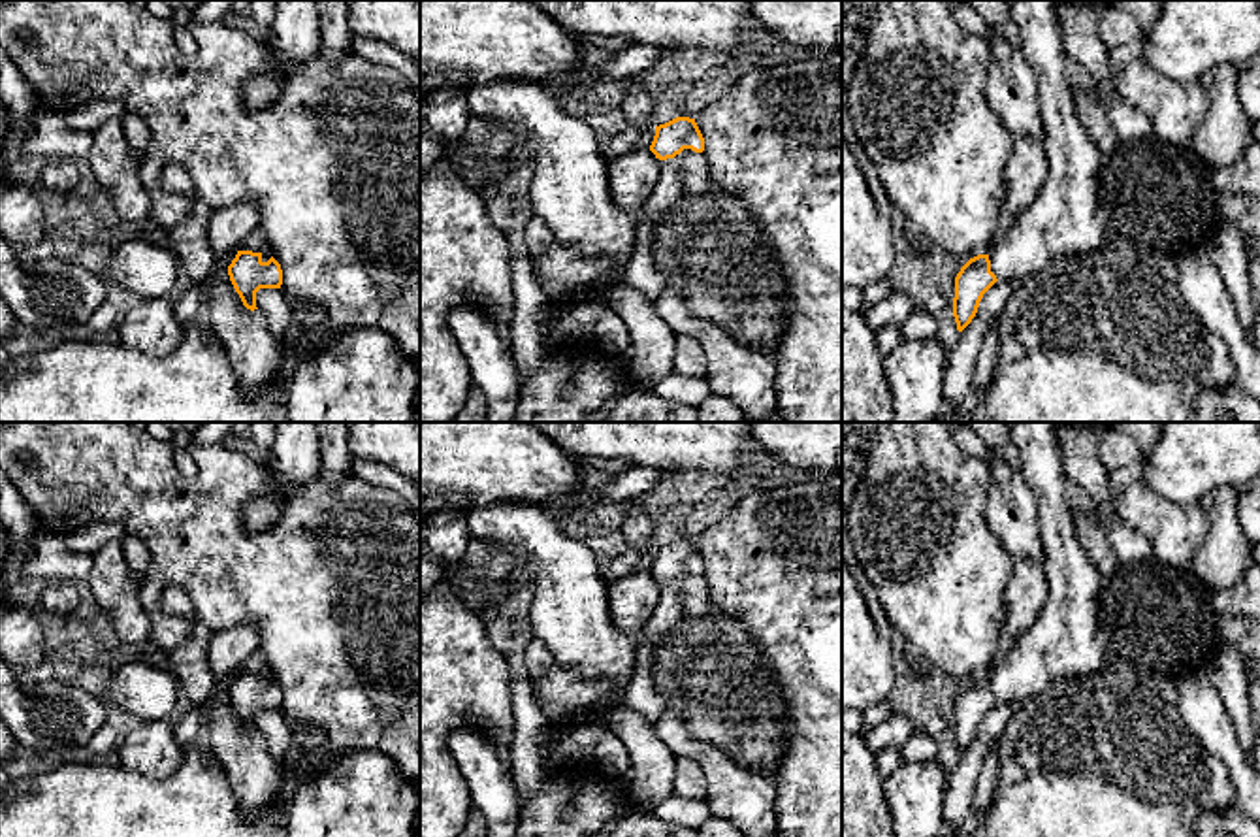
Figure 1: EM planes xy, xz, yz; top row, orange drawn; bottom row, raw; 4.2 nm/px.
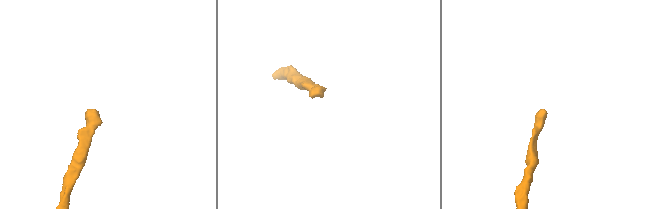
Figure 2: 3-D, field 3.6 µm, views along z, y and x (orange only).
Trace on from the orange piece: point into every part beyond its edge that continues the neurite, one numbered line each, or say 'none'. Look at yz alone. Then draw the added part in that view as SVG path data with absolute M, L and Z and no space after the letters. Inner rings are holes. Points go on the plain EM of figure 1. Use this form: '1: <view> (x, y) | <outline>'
1: yz (1063, 641) | M1008 422L1008 432L1034 494L1049 596L1030 630L989 673L998 703L1025 701L1058 679L1092 675L1106 662L1098 643L1102 581L1077 539L1055 422Z

